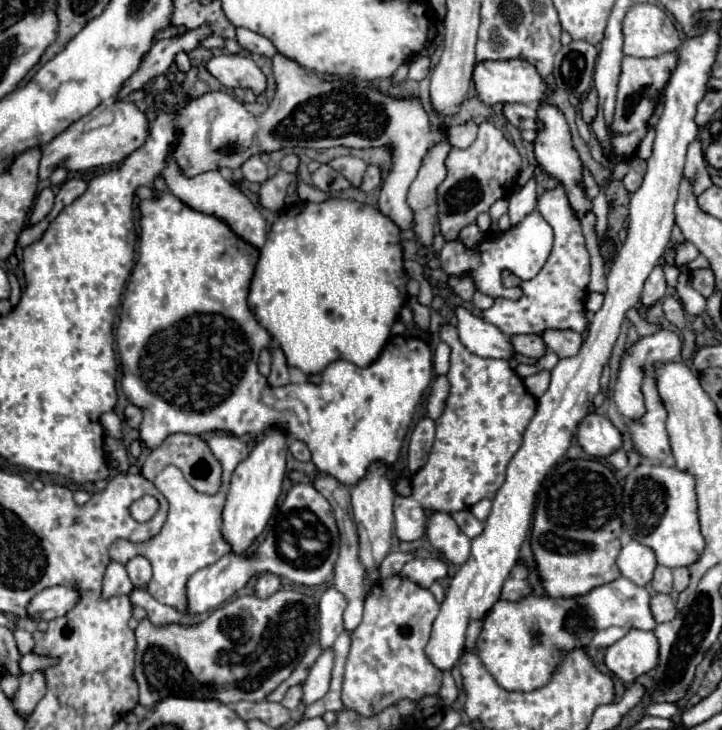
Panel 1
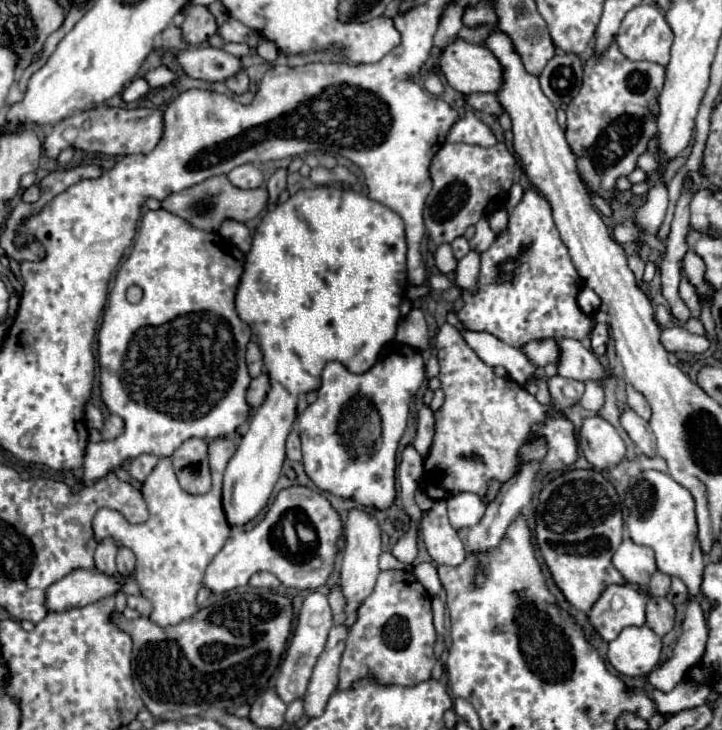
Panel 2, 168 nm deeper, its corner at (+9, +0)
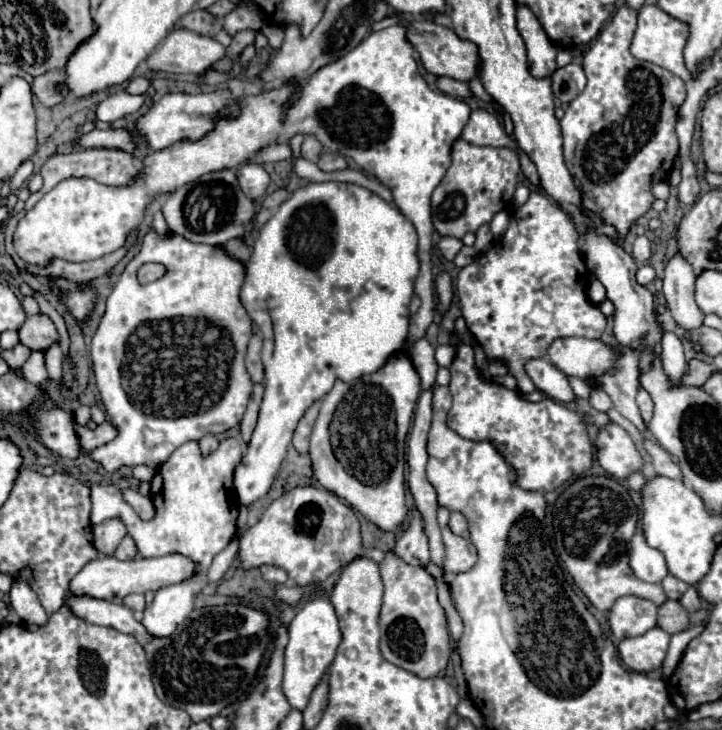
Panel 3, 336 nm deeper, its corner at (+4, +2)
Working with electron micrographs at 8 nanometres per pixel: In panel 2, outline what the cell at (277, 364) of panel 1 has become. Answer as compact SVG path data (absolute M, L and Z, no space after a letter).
M263 372L261 376L253 378L251 384L249 384L249 390L247 390L247 400L249 400L249 406L257 408L263 404L263 400L267 398L267 392L269 392L269 376Z

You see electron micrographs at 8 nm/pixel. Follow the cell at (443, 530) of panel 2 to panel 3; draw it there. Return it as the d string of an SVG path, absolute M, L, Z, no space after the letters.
M440 508L438 510L438 524L440 524L440 530L442 530L444 544L446 544L444 570L452 572L452 574L468 572L478 560L476 548L474 548L474 544L470 540L452 534L452 530L448 528L448 518L450 518L450 512L446 508Z

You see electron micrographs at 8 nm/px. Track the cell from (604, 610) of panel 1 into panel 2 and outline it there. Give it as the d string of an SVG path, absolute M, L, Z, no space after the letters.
M611 584L593 604L587 618L597 634L611 642L623 628L645 624L645 602L647 596L633 584Z

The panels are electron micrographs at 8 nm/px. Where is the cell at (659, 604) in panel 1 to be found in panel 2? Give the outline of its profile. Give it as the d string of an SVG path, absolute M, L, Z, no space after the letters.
M649 596L647 600L647 626L659 634L665 636L675 624L675 606L667 598L655 598Z

